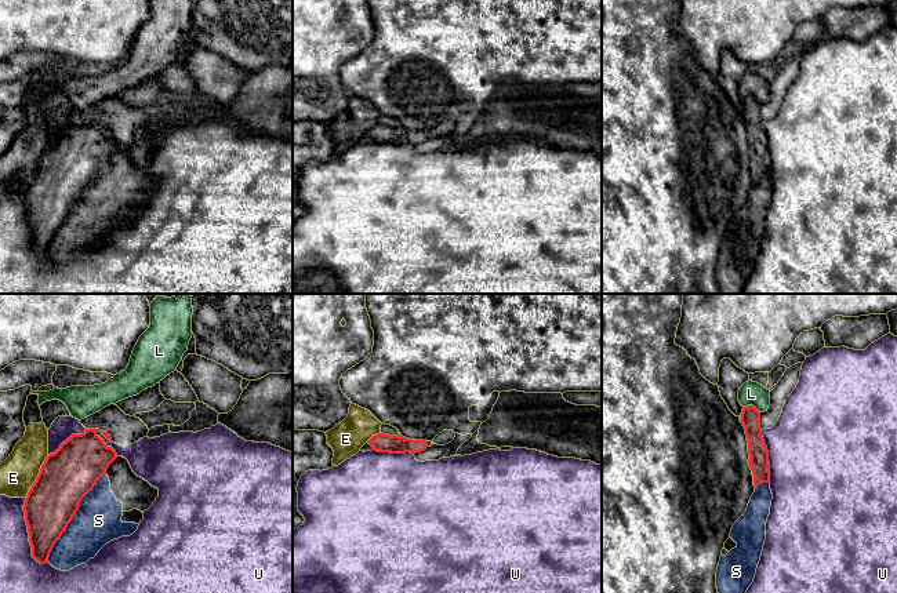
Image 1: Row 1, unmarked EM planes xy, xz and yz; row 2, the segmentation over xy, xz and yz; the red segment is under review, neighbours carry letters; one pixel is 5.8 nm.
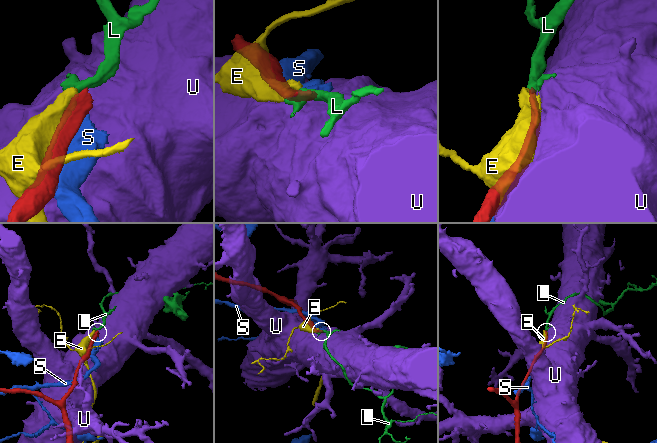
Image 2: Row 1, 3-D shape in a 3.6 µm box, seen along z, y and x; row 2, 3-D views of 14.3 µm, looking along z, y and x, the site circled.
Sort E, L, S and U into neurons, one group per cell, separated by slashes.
E L / S / U

